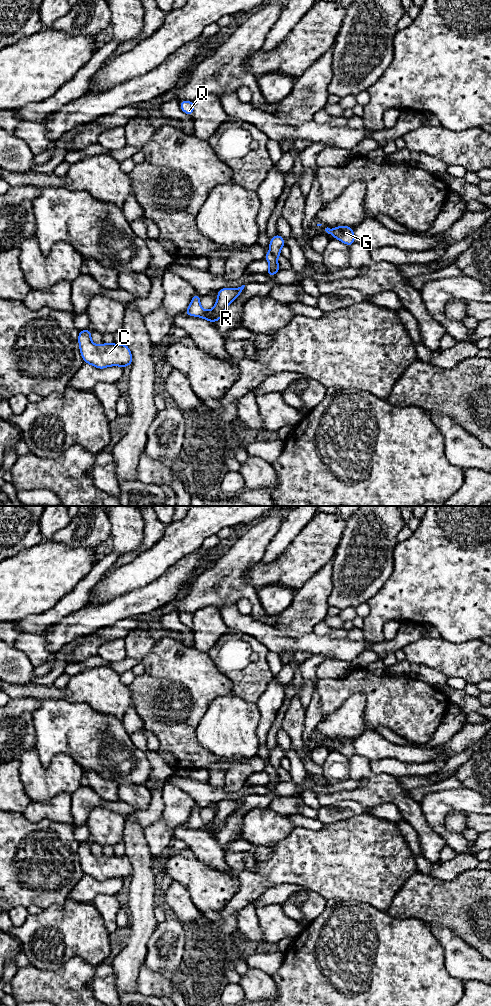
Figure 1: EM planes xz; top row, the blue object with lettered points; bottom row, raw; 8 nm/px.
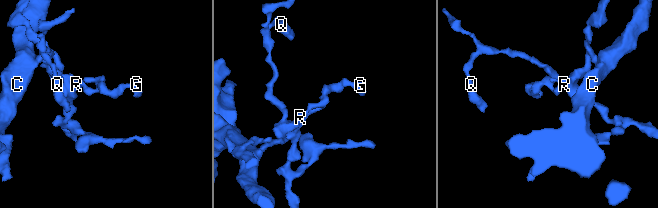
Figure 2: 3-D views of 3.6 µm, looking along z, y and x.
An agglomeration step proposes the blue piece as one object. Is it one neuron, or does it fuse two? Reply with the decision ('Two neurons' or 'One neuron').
Two neurons

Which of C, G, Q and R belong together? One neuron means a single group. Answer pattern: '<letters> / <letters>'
C G R / Q

